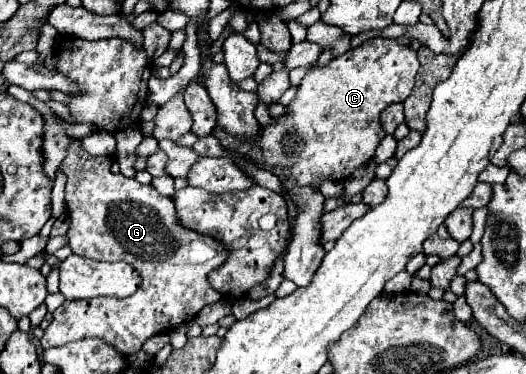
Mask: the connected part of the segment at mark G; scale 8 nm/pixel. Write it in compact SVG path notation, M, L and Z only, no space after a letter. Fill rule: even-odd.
M73 138L61 170L67 174L65 202L71 218L69 246L77 256L91 260L123 260L141 276L141 286L129 298L95 297L65 300L47 326L41 346L53 348L83 338L101 338L131 356L155 334L169 332L193 320L201 308L215 304L221 294L211 288L207 276L227 262L229 250L209 236L201 236L179 224L171 198L157 194L133 178L113 174L109 156L89 156Z

